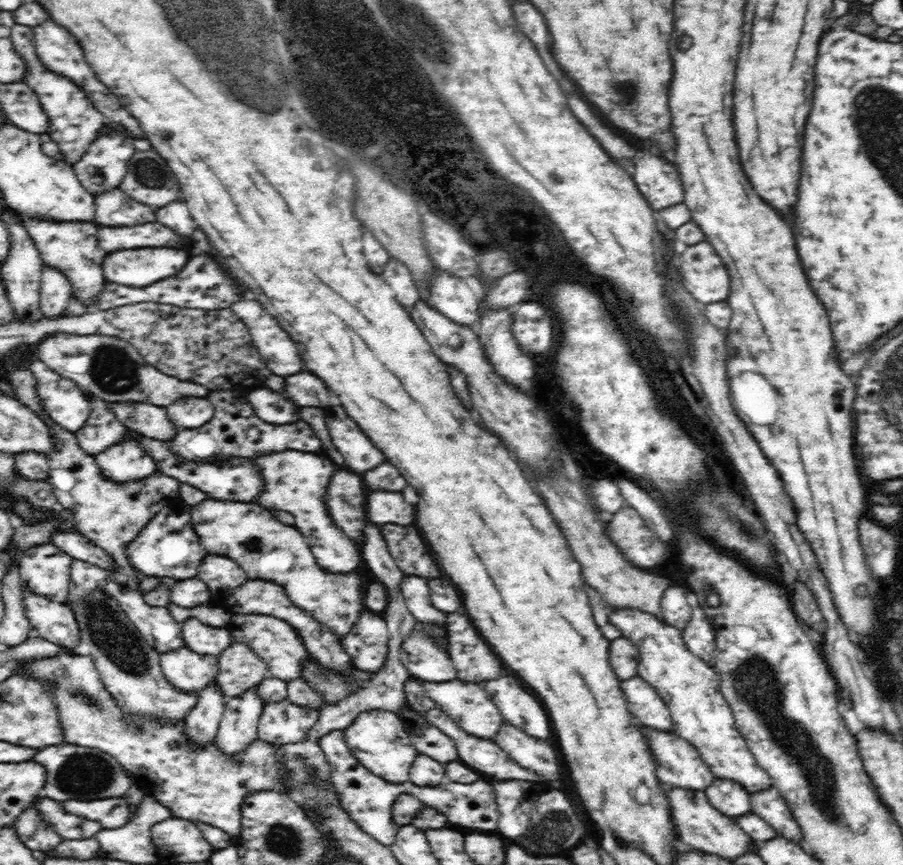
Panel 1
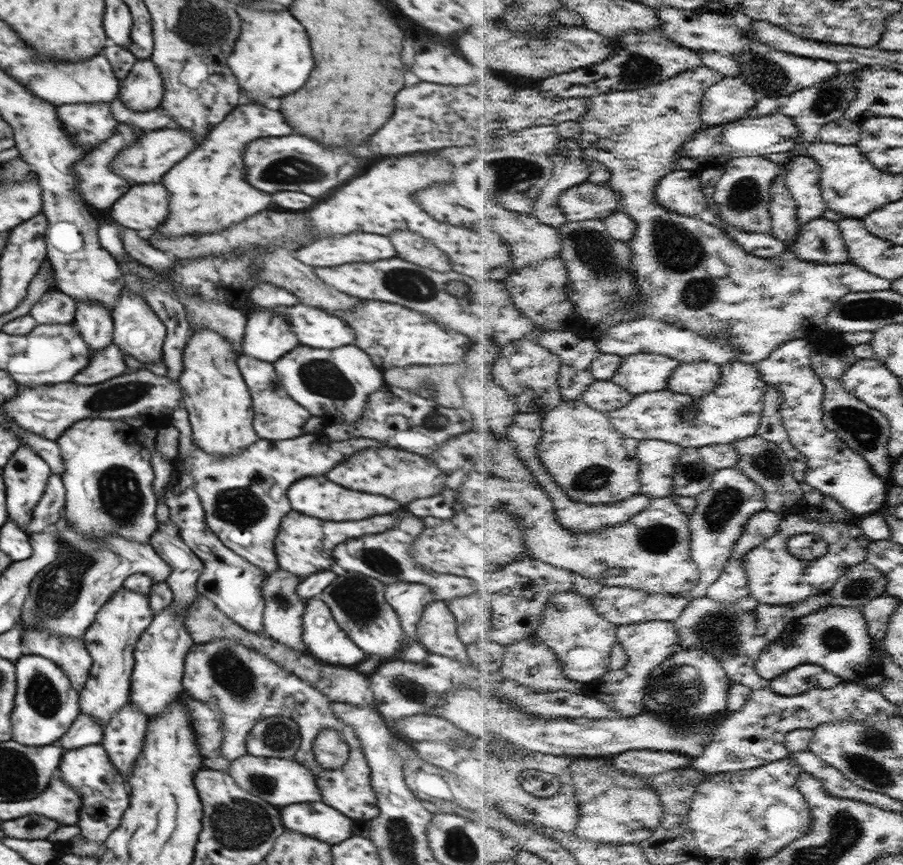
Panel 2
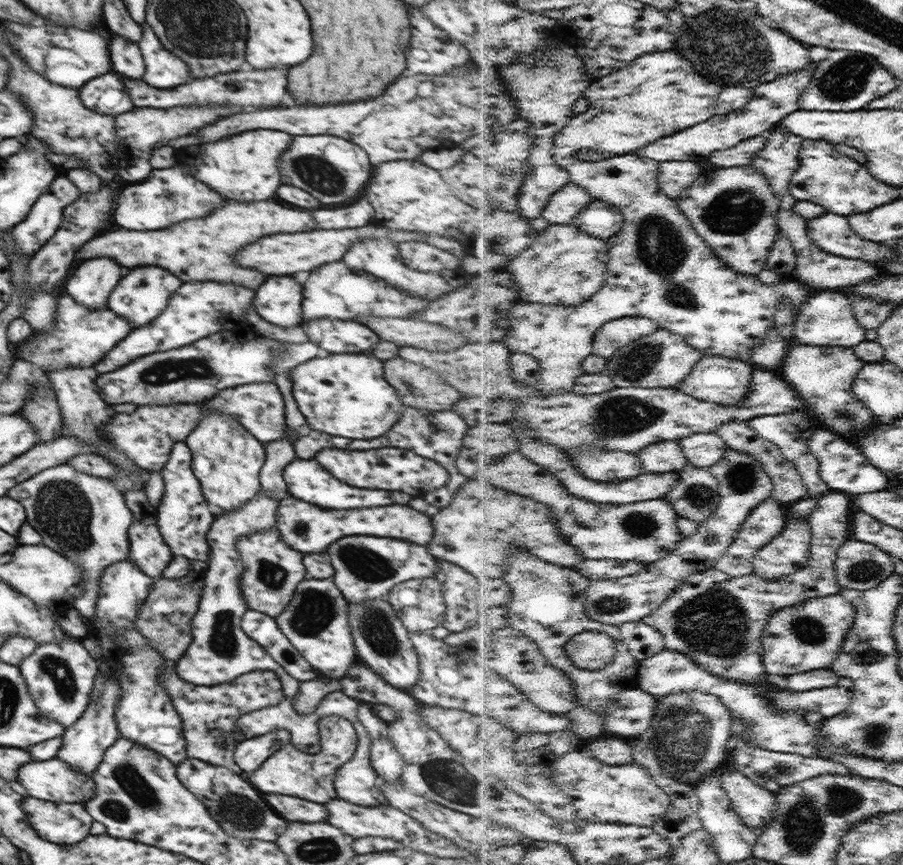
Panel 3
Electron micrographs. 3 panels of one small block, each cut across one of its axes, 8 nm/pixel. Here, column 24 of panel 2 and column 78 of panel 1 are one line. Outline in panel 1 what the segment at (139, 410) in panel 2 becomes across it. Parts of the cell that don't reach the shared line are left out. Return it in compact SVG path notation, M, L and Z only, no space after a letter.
M40 360L32 362L29 370L36 378L38 397L48 418L74 434L83 428L92 412L88 394L72 380L48 369Z

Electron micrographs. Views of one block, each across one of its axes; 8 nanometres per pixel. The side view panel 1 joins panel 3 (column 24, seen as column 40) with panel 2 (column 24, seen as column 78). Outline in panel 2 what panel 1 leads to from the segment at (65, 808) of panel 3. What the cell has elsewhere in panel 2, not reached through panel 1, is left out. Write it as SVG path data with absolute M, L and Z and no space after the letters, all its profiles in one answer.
M24 816L16 820L6 820L2 824L2 830L10 838L20 838L20 840L42 840L54 830L58 830L60 824L54 820L46 820L44 816Z

